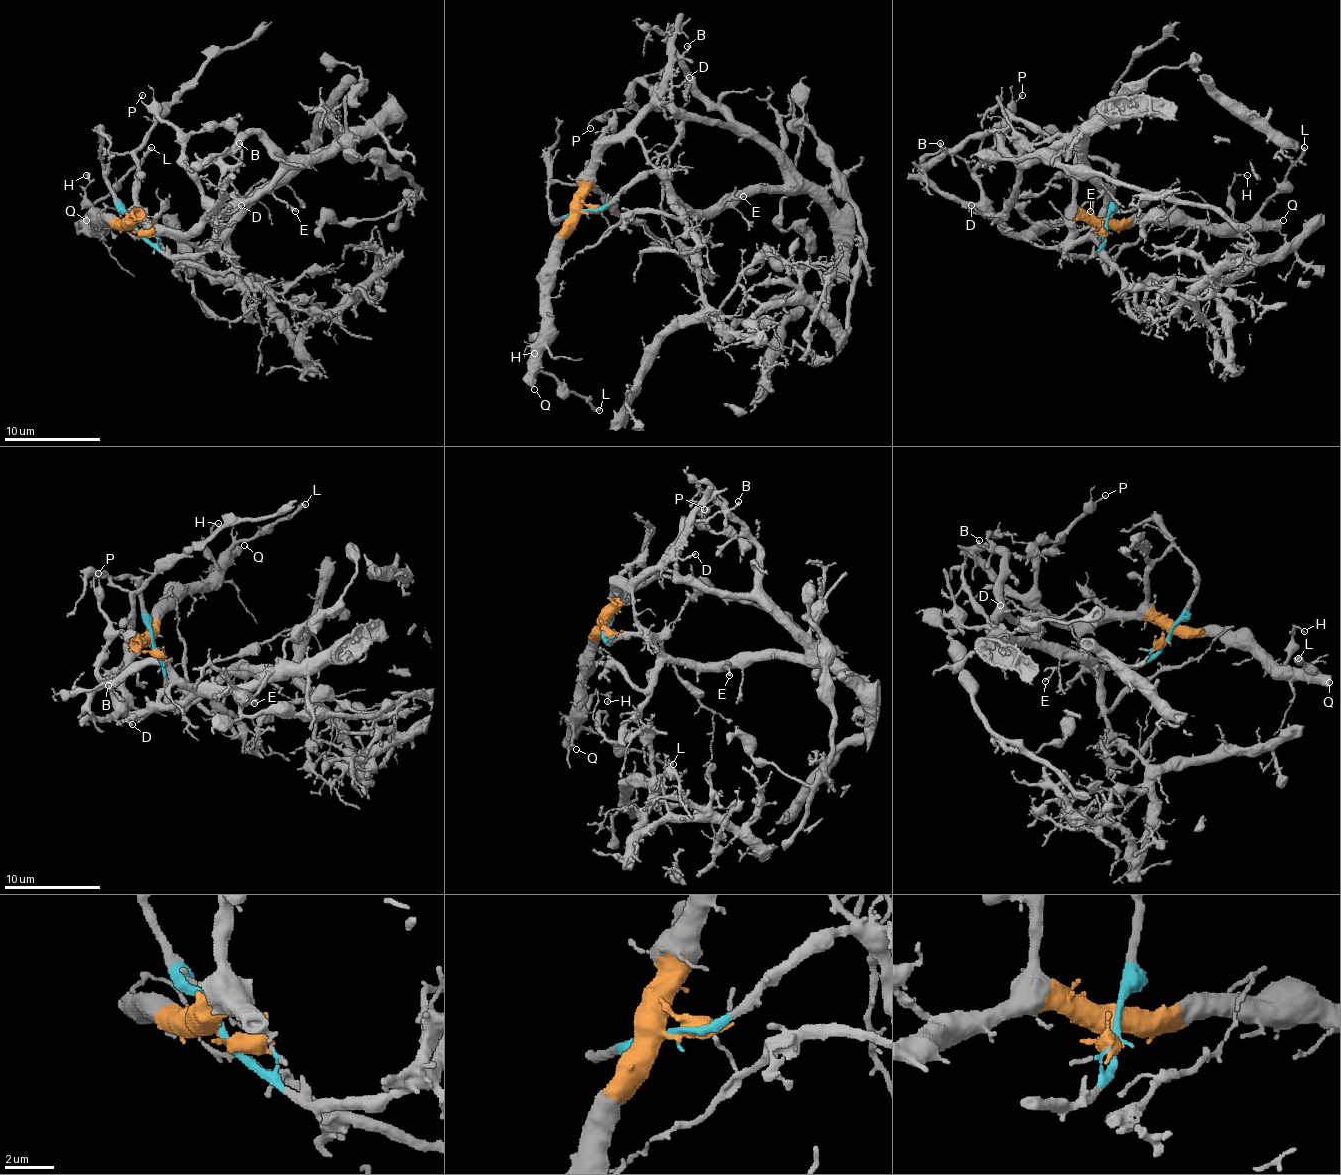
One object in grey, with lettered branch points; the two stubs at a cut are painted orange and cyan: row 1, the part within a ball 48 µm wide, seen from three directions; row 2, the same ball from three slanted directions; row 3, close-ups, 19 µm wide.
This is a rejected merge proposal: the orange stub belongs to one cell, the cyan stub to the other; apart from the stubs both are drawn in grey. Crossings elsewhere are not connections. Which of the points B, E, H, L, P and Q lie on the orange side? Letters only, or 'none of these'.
H, L, P, Q

